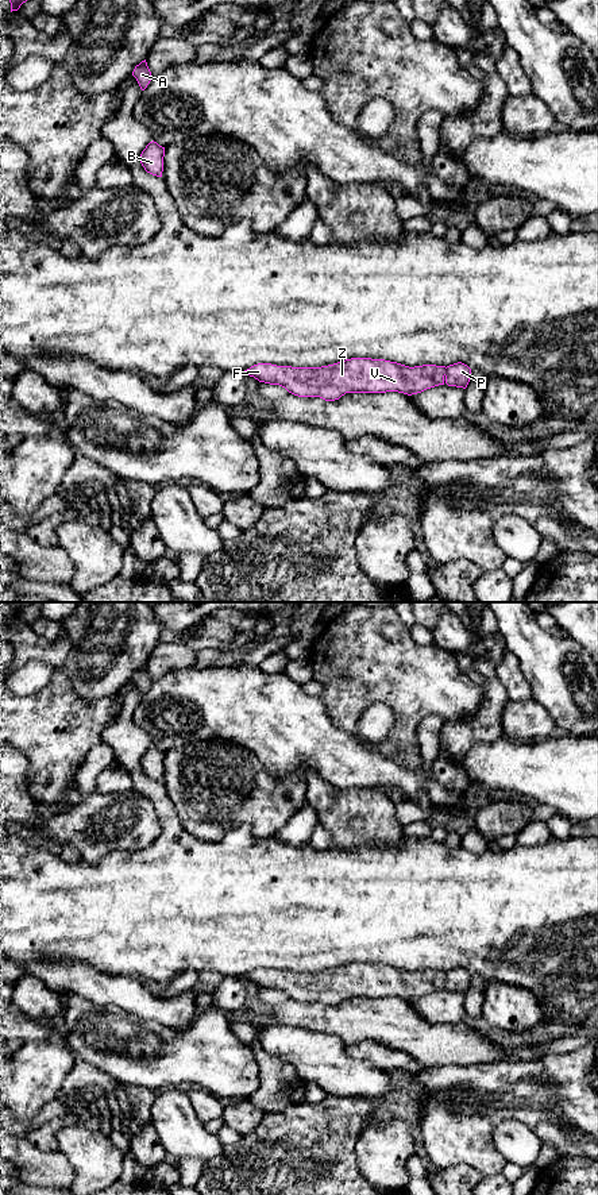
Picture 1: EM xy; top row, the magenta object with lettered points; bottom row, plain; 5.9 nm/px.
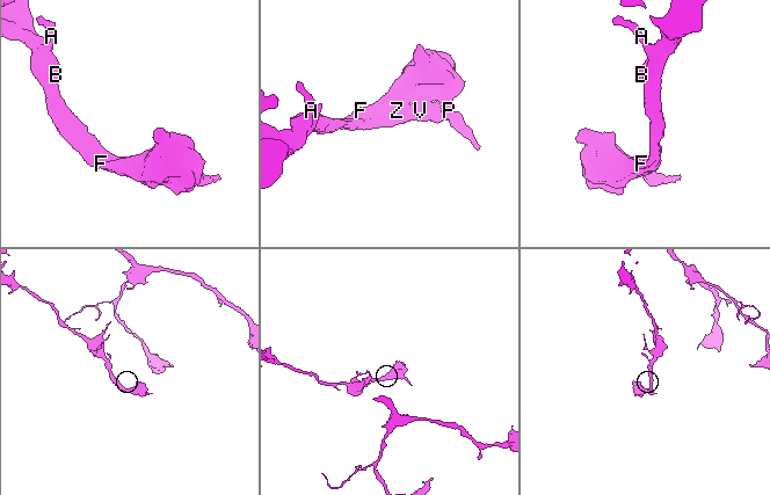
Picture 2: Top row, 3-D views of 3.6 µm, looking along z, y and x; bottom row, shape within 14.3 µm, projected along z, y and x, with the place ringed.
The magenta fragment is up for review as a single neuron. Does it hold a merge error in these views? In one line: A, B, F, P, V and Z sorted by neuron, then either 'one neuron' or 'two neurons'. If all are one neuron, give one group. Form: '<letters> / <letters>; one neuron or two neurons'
A B F P V Z; one neuron

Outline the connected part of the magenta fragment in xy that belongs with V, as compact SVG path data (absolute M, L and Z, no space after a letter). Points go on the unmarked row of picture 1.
M351 963L321 972L292 972L258 968L244 975L259 987L279 990L298 1002L339 1005L346 998L398 997L408 1001L444 990L466 994L471 974L462 968L409 972L397 967Z

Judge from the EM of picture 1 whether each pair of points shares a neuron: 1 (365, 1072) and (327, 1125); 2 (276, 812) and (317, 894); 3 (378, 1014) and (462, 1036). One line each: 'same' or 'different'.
1: different
2: different
3: same

